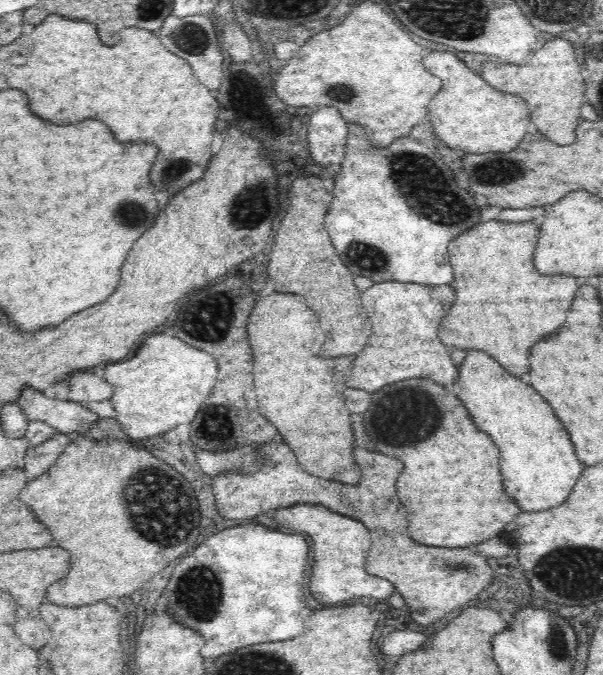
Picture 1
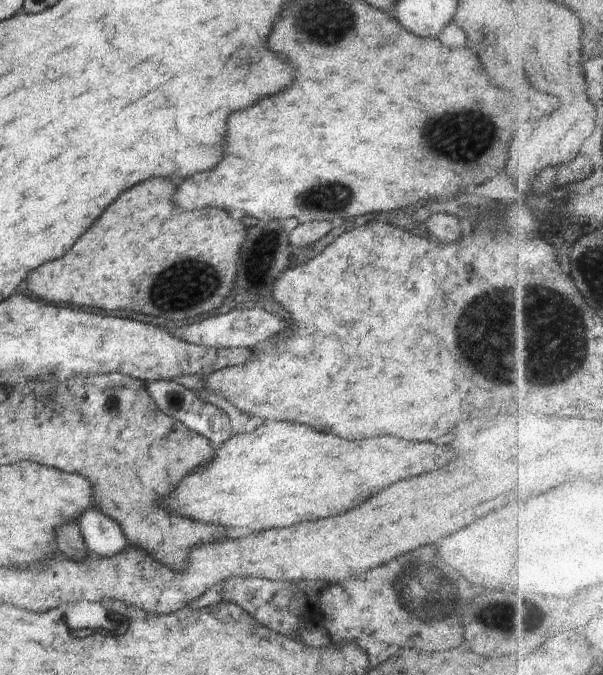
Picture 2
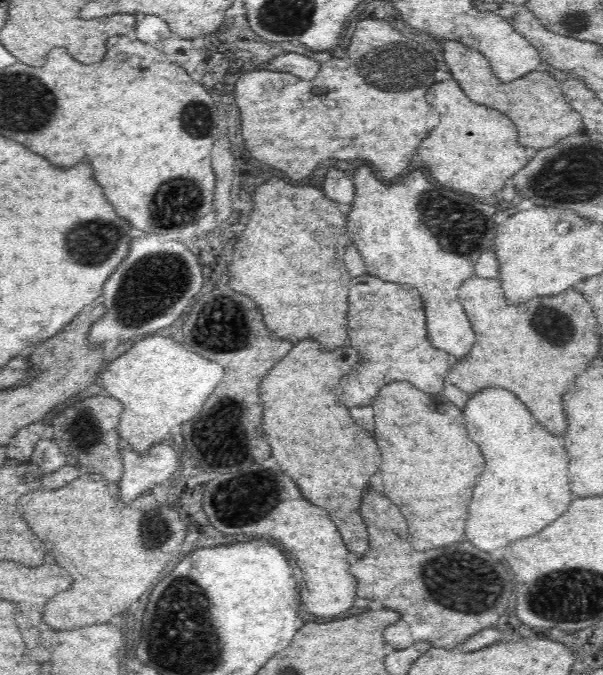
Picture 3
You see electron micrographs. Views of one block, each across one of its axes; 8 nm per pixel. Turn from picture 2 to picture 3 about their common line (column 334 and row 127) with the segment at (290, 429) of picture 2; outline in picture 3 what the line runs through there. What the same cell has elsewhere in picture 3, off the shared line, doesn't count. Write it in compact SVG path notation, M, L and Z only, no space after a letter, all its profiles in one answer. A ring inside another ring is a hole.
M453 77L446 82L438 82L428 90L428 102L438 110L442 122L434 128L434 132L420 144L418 154L422 156L424 164L432 172L432 176L446 186L454 186L462 192L468 192L478 198L490 198L496 196L504 188L506 178L514 176L518 170L522 170L528 164L526 148L518 144L516 140L516 126L510 118L500 114L498 110L486 108L476 104L462 89L461 85Z

